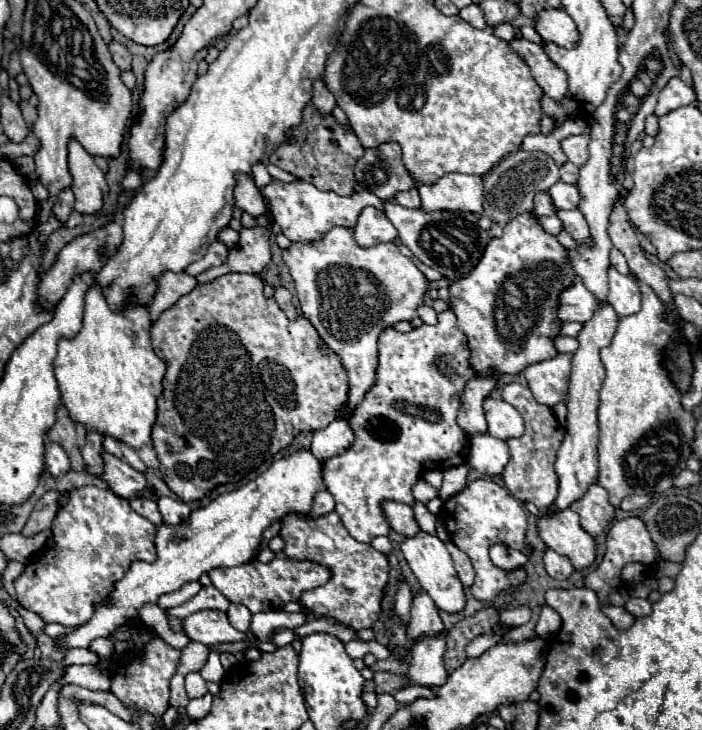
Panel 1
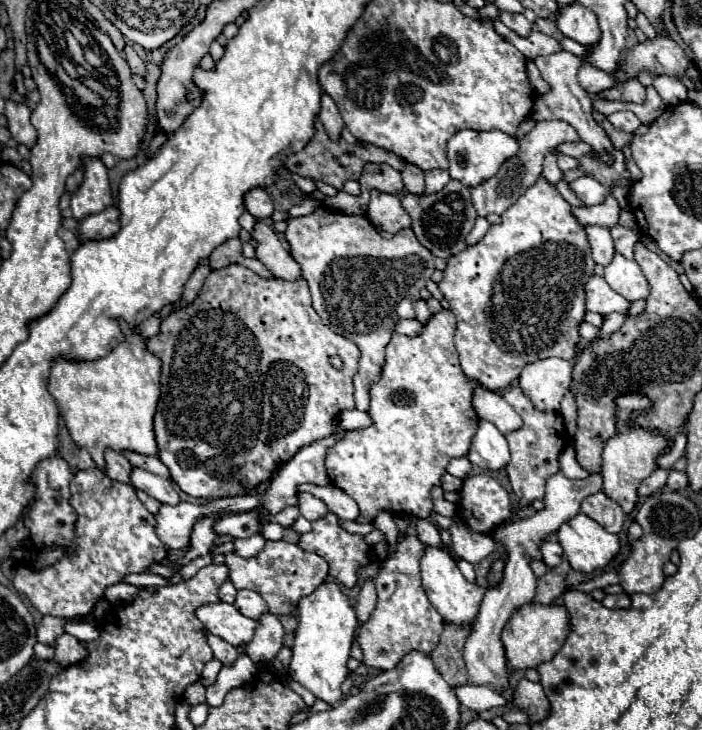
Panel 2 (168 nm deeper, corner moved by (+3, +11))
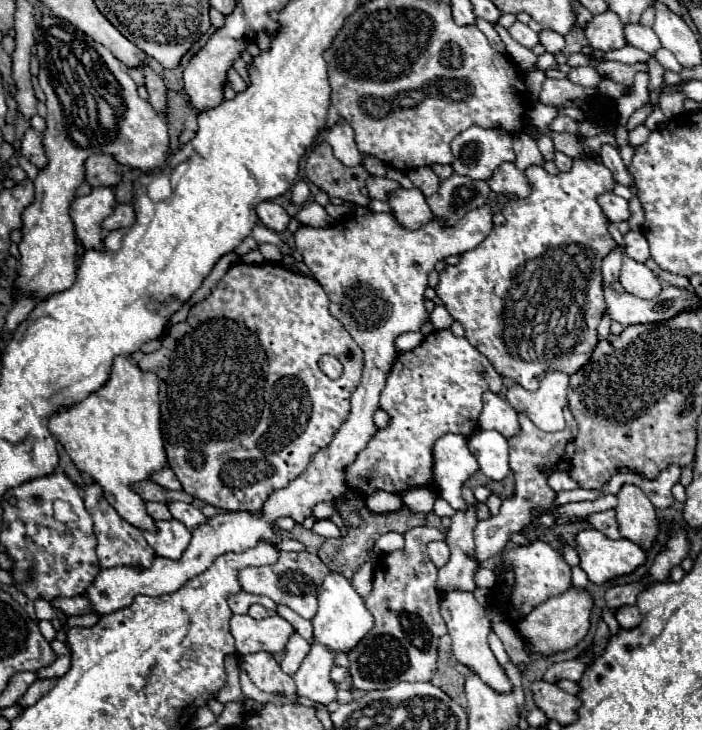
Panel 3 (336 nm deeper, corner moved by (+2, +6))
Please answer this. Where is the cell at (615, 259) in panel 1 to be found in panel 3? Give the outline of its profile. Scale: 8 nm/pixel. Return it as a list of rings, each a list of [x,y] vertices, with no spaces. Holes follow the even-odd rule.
[[[630,231],[628,235],[624,235],[626,239],[626,247],[624,251],[636,259],[638,263],[646,263],[650,259],[650,249],[648,249],[648,241],[640,231]]]

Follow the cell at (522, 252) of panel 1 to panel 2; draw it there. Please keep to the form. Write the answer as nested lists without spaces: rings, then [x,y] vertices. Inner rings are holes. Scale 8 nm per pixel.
[[[539,178],[511,208],[503,212],[503,222],[491,226],[487,234],[465,252],[451,256],[439,282],[439,290],[455,312],[455,348],[459,352],[463,374],[479,388],[507,388],[519,378],[521,368],[545,356],[559,356],[565,360],[575,358],[575,344],[581,340],[577,334],[585,314],[583,286],[593,274],[591,248],[585,240],[583,226],[571,216],[571,204],[561,194]]]

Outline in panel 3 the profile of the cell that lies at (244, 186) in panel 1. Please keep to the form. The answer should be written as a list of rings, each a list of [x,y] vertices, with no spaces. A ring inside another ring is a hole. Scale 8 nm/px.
[[[262,201],[262,205],[258,205],[258,217],[272,231],[274,229],[284,231],[290,223],[290,215],[284,211],[284,207],[276,205],[274,201]]]

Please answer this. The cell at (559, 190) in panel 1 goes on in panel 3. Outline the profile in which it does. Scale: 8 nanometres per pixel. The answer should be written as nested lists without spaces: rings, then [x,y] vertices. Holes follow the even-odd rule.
[[[604,193],[602,197],[598,197],[598,203],[602,205],[602,211],[606,213],[606,217],[612,223],[620,223],[620,221],[628,221],[630,219],[630,209],[628,209],[628,201],[614,195],[614,193]]]

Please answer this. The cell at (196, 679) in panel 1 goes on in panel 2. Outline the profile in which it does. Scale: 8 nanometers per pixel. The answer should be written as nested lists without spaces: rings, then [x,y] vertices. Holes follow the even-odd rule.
[[[199,680],[193,682],[193,684],[189,684],[187,690],[185,690],[185,694],[183,694],[183,698],[185,698],[187,704],[199,704],[199,702],[205,702],[205,686],[203,686]]]

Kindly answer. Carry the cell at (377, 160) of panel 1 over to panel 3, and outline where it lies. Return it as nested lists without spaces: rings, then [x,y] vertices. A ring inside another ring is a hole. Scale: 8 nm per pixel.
[[[370,175],[368,181],[366,181],[366,189],[368,189],[368,193],[370,193],[372,199],[386,201],[388,199],[388,193],[394,191],[394,189],[398,189],[398,183],[396,181],[390,181],[386,177],[372,177]]]

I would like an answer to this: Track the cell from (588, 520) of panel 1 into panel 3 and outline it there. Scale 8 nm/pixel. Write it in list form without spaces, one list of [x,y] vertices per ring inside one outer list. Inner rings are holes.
[[[604,511],[604,513],[592,513],[588,515],[588,523],[598,529],[600,533],[604,533],[610,539],[620,539],[620,529],[618,529],[618,521],[616,521],[616,511]]]

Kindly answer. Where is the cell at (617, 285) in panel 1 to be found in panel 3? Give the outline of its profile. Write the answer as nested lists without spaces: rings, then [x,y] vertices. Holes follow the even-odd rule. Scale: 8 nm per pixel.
[[[626,253],[622,255],[622,287],[642,299],[654,299],[662,291],[662,281],[644,265],[630,259]]]

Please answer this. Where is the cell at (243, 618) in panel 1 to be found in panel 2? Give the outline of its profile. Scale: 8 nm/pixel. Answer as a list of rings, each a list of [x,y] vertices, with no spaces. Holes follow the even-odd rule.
[[[239,590],[237,598],[235,598],[235,608],[247,616],[257,620],[257,616],[261,616],[261,612],[267,612],[267,604],[265,600],[261,600],[261,596],[253,590]]]

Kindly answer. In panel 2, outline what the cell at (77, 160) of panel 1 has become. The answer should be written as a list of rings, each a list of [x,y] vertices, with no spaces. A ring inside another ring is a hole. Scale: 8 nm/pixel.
[[[83,156],[81,168],[83,168],[83,182],[79,190],[71,196],[71,212],[73,218],[77,220],[89,214],[97,214],[113,204],[105,164],[99,158]]]

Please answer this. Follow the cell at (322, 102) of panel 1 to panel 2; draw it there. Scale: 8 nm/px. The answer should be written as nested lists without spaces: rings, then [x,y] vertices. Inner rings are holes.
[[[329,94],[321,96],[321,110],[319,110],[317,118],[325,126],[329,138],[337,140],[341,134],[341,128],[343,128],[343,118],[341,118],[341,114],[339,114],[339,110],[337,110],[337,106]]]

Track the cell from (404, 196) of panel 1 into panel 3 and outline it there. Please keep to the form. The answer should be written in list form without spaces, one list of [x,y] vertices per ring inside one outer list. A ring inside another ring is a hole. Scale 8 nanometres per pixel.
[[[430,167],[408,171],[408,177],[414,183],[414,187],[418,187],[418,189],[422,189],[422,193],[426,193],[426,197],[434,195],[440,187],[440,179],[434,175],[434,171]]]

